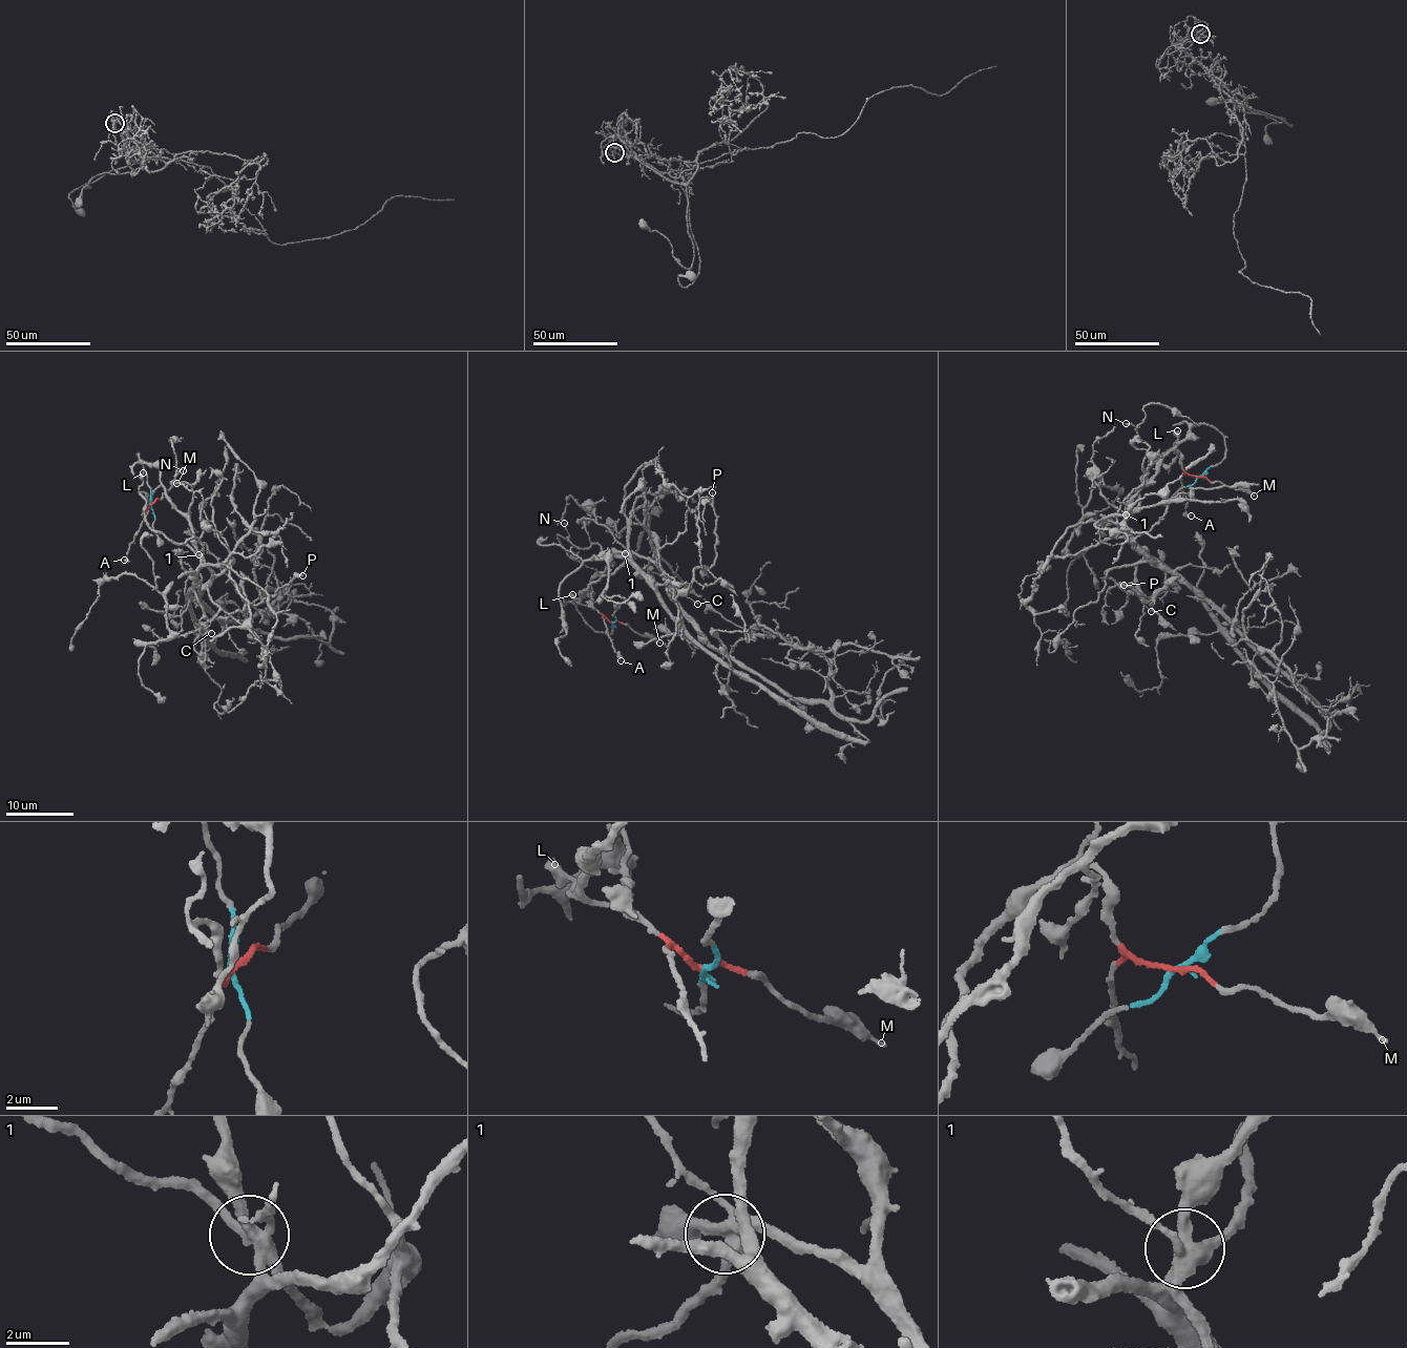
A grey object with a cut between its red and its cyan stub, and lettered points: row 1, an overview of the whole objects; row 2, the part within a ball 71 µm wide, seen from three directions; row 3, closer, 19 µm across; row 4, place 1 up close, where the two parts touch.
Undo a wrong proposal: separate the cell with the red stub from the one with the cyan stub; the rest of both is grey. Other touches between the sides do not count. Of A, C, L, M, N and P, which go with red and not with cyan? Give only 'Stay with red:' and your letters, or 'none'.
Stay with red: A, L, M

